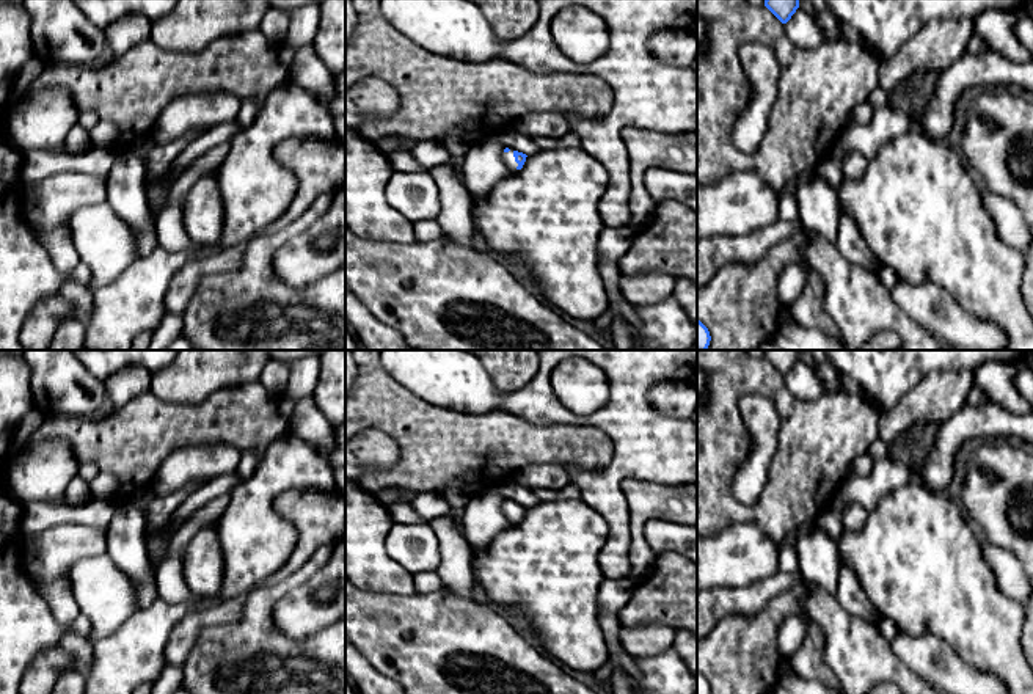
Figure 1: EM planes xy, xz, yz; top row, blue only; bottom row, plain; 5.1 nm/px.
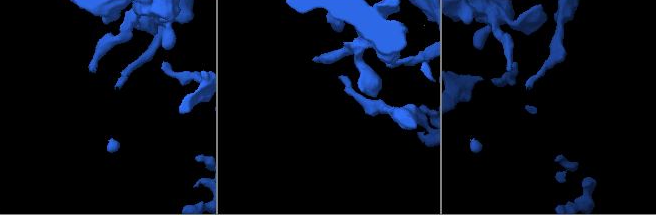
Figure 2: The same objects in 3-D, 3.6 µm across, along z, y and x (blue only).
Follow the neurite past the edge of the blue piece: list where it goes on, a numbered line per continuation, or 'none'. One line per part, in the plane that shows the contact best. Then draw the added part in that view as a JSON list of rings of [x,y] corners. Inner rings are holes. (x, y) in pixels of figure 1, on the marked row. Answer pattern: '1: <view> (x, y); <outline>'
1: xz (507, 157); [[[510,149],[509,152],[502,152],[502,162],[506,163],[506,166],[507,166],[512,173],[516,171],[518,163],[515,162],[513,149]]]

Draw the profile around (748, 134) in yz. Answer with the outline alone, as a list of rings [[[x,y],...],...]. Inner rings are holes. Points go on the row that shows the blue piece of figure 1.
[[[755,42],[739,47],[738,61],[754,91],[732,122],[732,144],[743,155],[755,155],[768,132],[769,115],[777,97],[780,68],[774,50]]]

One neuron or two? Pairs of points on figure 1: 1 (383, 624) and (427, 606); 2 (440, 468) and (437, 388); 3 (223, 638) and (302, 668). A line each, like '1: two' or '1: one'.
1: one
2: two
3: one

